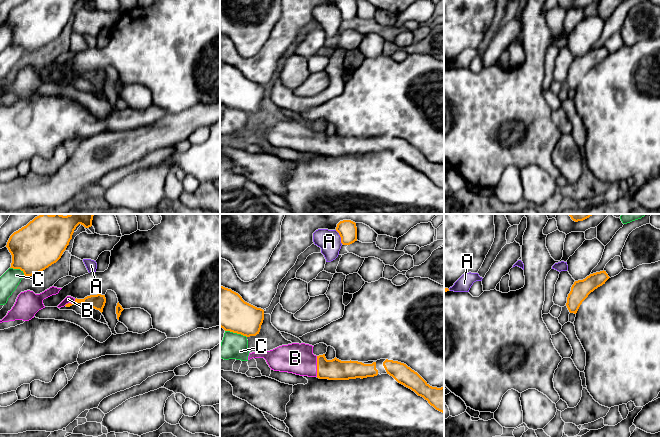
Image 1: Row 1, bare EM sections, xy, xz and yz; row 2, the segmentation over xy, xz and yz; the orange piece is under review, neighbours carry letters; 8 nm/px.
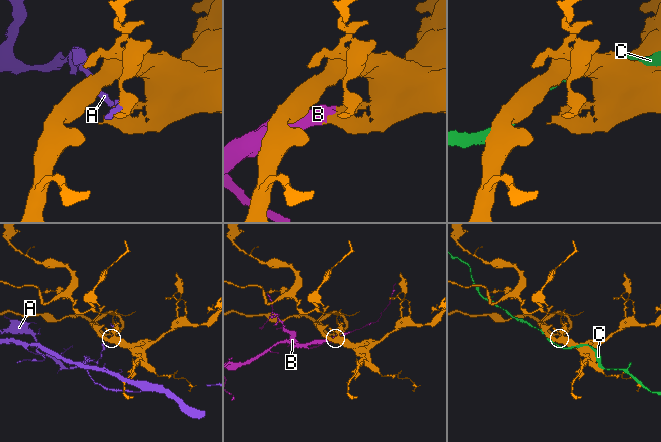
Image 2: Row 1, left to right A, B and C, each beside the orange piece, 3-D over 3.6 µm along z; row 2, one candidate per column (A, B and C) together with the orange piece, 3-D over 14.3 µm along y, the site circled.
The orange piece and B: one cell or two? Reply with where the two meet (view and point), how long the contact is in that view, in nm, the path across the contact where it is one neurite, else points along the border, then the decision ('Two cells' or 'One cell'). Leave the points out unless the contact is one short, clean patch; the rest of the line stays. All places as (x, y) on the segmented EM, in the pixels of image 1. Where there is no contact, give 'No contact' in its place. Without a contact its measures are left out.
Touches orange at xz (317, 366). Shared border 170 nm. One cell

